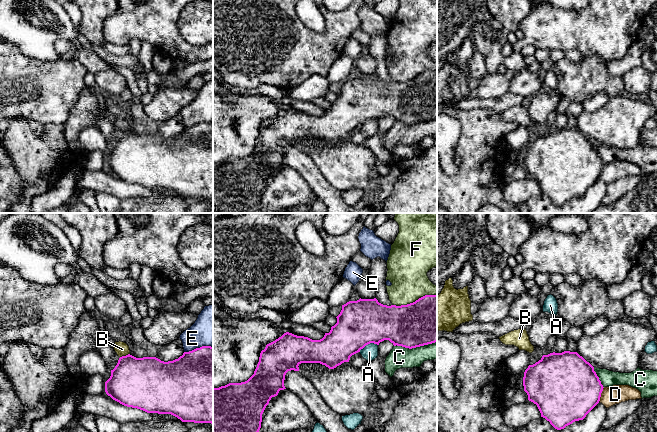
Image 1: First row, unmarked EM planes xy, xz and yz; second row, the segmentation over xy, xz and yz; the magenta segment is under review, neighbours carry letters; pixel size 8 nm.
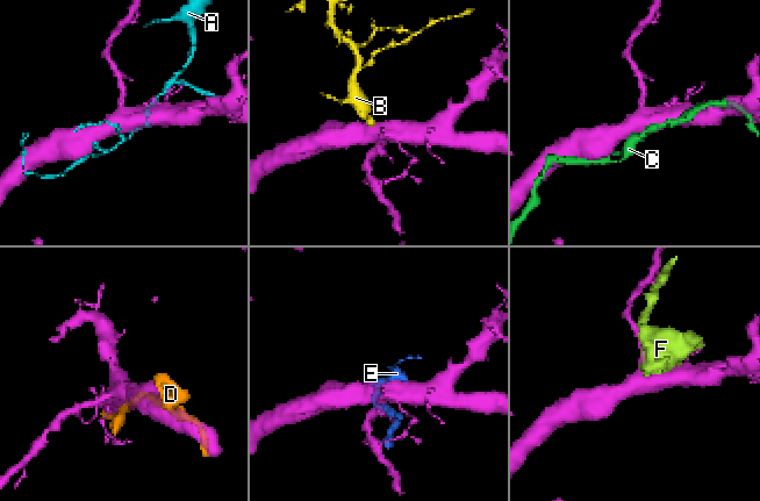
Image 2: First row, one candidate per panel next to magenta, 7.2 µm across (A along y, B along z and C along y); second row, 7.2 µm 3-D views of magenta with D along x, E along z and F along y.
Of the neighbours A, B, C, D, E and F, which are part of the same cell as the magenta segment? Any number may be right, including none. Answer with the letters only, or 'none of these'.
B

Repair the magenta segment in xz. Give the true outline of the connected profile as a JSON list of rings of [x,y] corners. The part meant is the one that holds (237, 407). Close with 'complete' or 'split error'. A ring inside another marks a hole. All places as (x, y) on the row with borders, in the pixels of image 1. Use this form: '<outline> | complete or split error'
[[[425,295],[413,303],[401,306],[383,305],[376,298],[360,298],[342,305],[342,310],[336,318],[337,323],[320,340],[284,333],[261,351],[254,374],[247,381],[213,388],[213,432],[259,432],[262,414],[269,401],[277,396],[280,390],[286,389],[284,386],[286,373],[291,370],[299,371],[298,366],[301,363],[320,363],[334,369],[344,362],[349,362],[352,355],[370,343],[379,345],[380,342],[389,340],[394,346],[412,349],[437,342],[437,295]]] | complete

